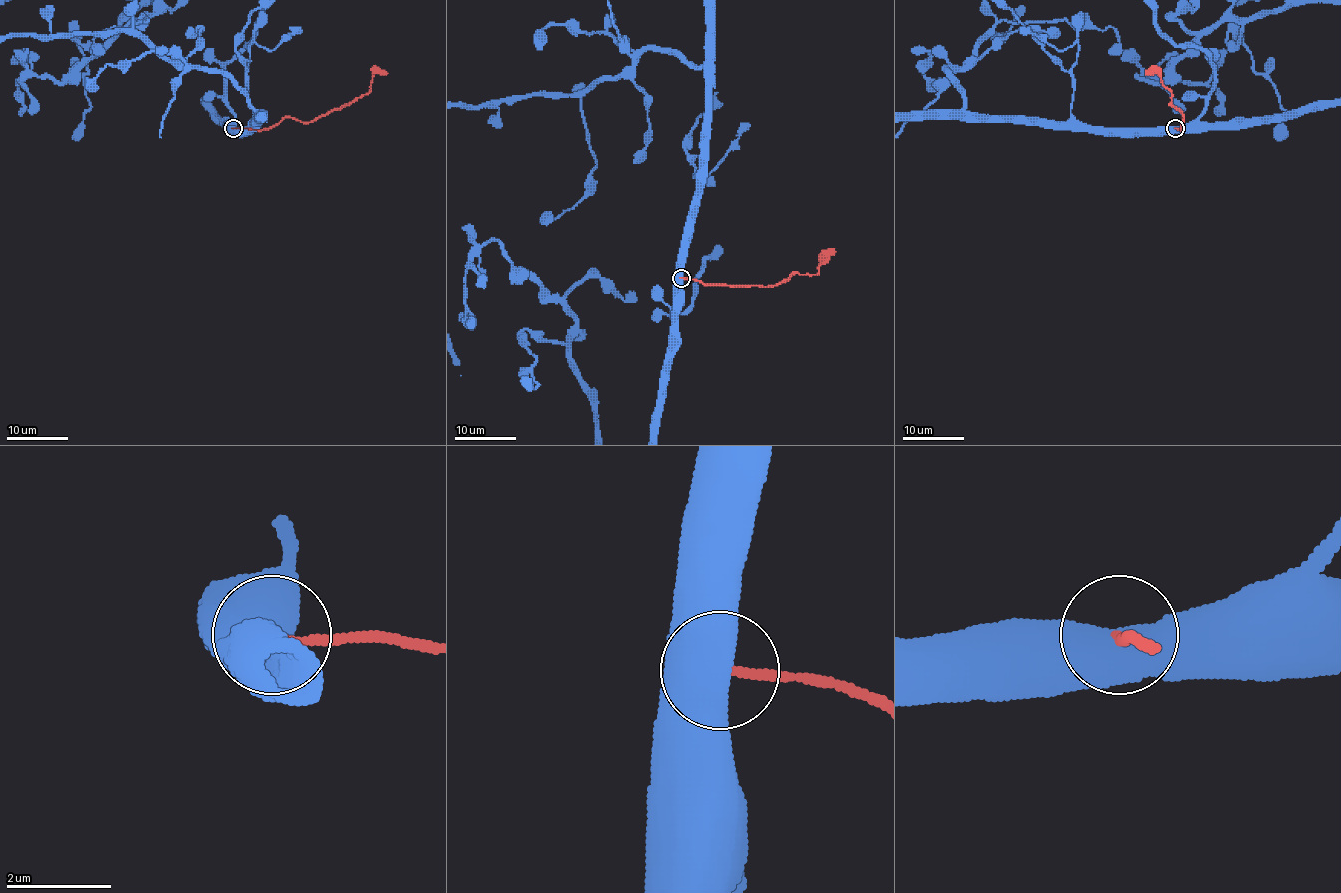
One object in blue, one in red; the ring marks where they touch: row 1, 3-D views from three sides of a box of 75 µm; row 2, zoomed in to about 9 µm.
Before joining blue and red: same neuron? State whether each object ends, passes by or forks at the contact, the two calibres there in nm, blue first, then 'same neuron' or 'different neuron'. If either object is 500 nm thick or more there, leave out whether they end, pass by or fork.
calibres 750 and 170 nm; different neuron

